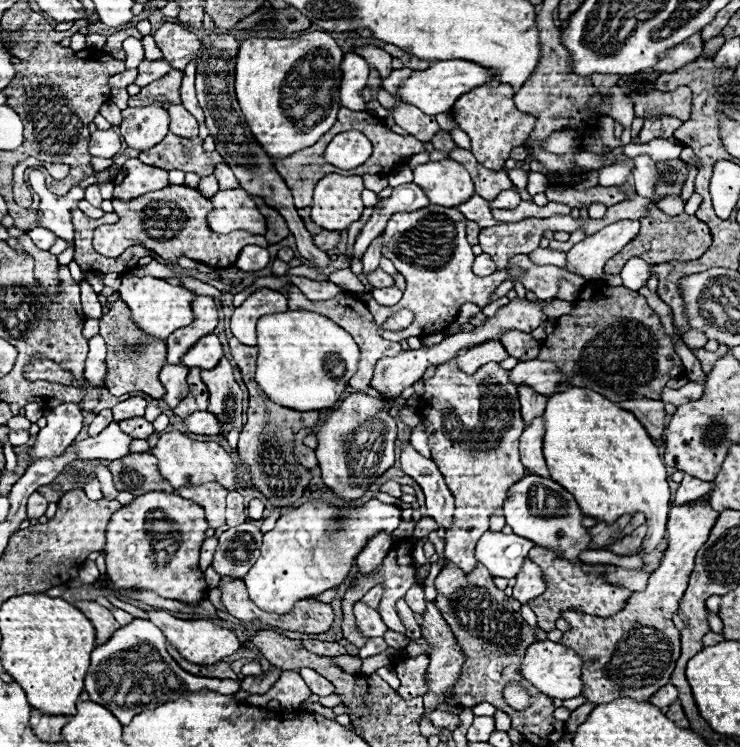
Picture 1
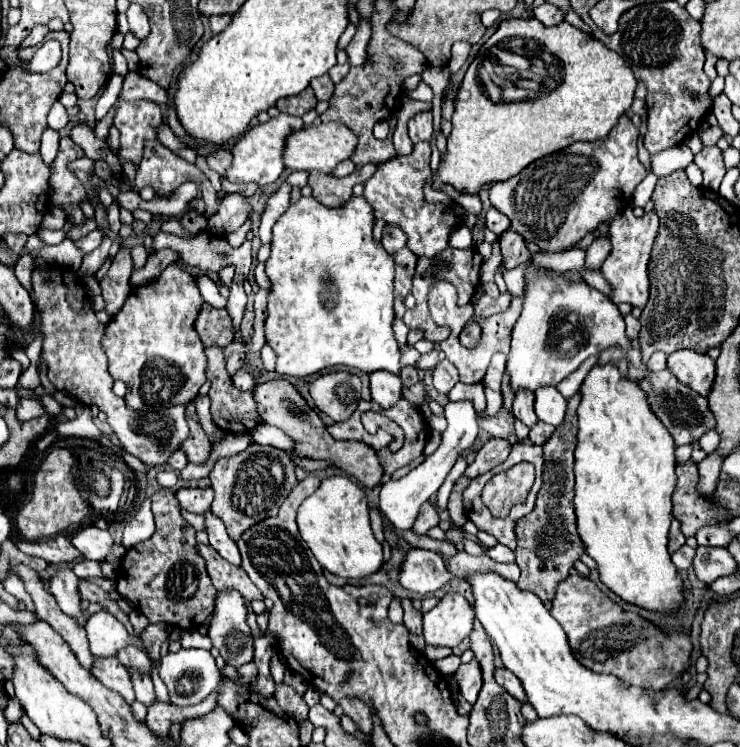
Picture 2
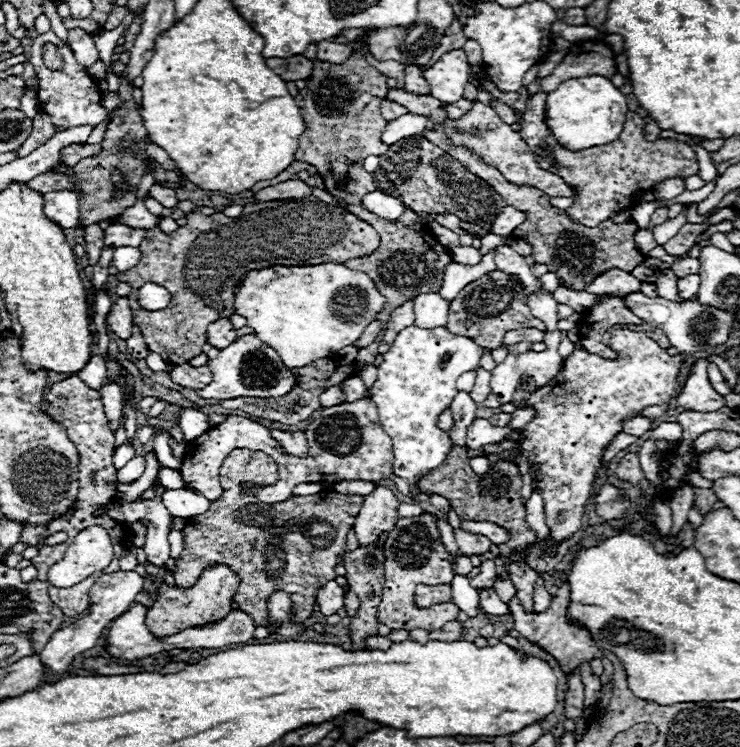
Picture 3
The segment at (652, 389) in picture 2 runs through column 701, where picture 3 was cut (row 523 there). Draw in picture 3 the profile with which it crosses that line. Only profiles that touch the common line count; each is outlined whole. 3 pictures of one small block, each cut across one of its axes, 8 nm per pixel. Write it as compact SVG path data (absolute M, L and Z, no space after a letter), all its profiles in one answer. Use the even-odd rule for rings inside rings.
M430 514L416 516L416 518L400 518L396 528L388 534L384 542L384 568L386 568L386 582L382 590L382 602L378 604L376 618L378 622L386 624L392 630L406 628L422 628L422 630L438 630L446 622L456 620L460 609L452 603L441 603L429 608L416 608L414 604L414 590L418 584L448 584L454 576L452 562L448 560L448 552L440 540L440 530L436 520ZM410 626L410 628L408 628Z

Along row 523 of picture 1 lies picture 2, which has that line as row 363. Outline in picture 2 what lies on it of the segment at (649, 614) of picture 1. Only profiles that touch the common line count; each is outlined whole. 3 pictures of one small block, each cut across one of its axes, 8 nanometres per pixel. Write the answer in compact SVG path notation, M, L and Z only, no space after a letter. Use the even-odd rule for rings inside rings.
M678 350L668 358L668 370L688 388L700 396L708 396L716 378L716 364L706 354L696 354L692 350Z

